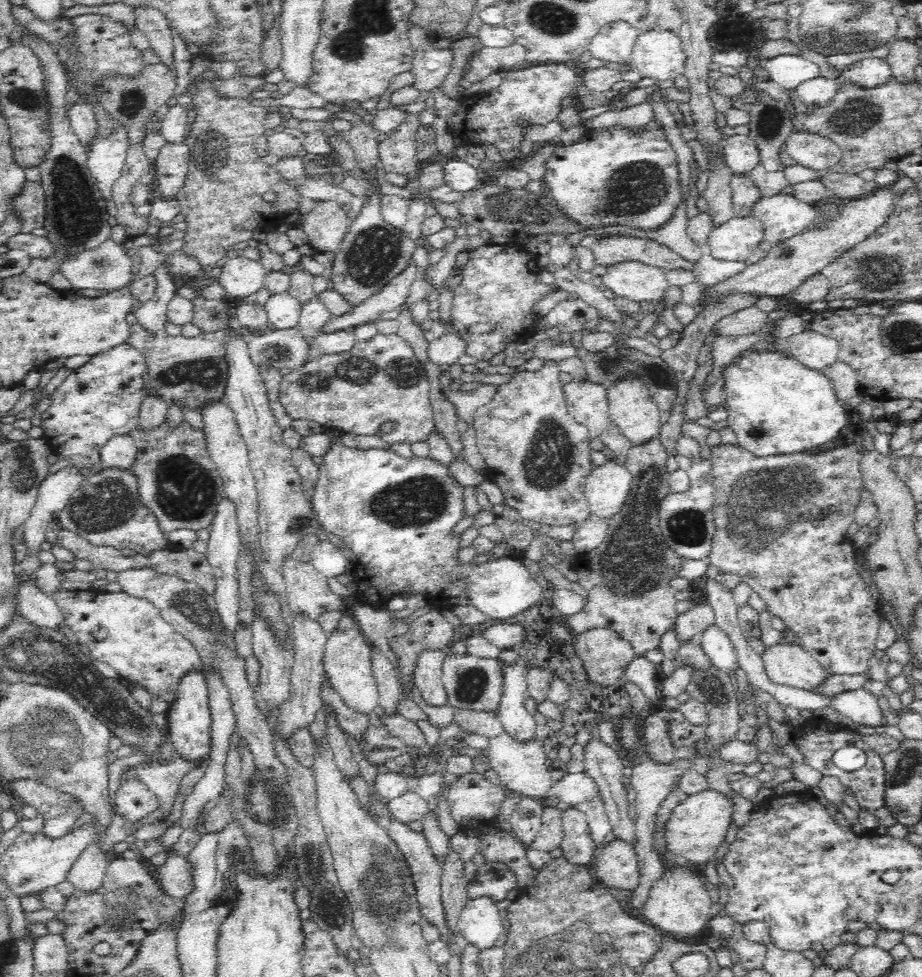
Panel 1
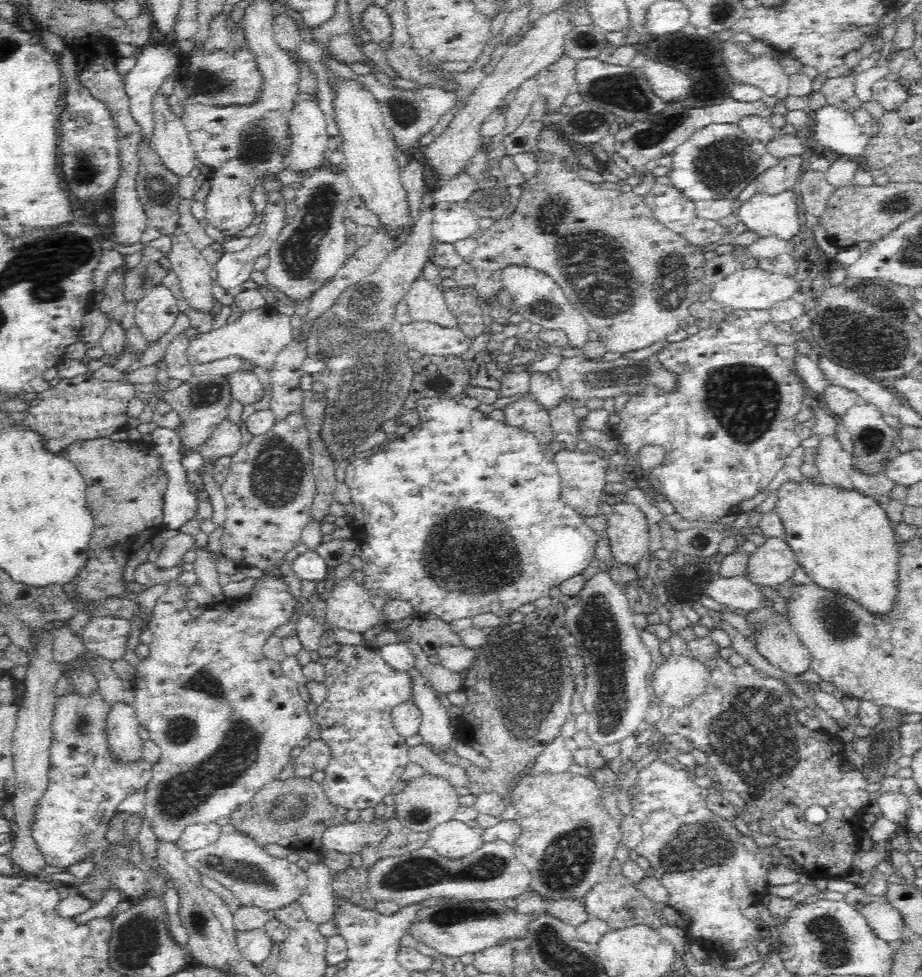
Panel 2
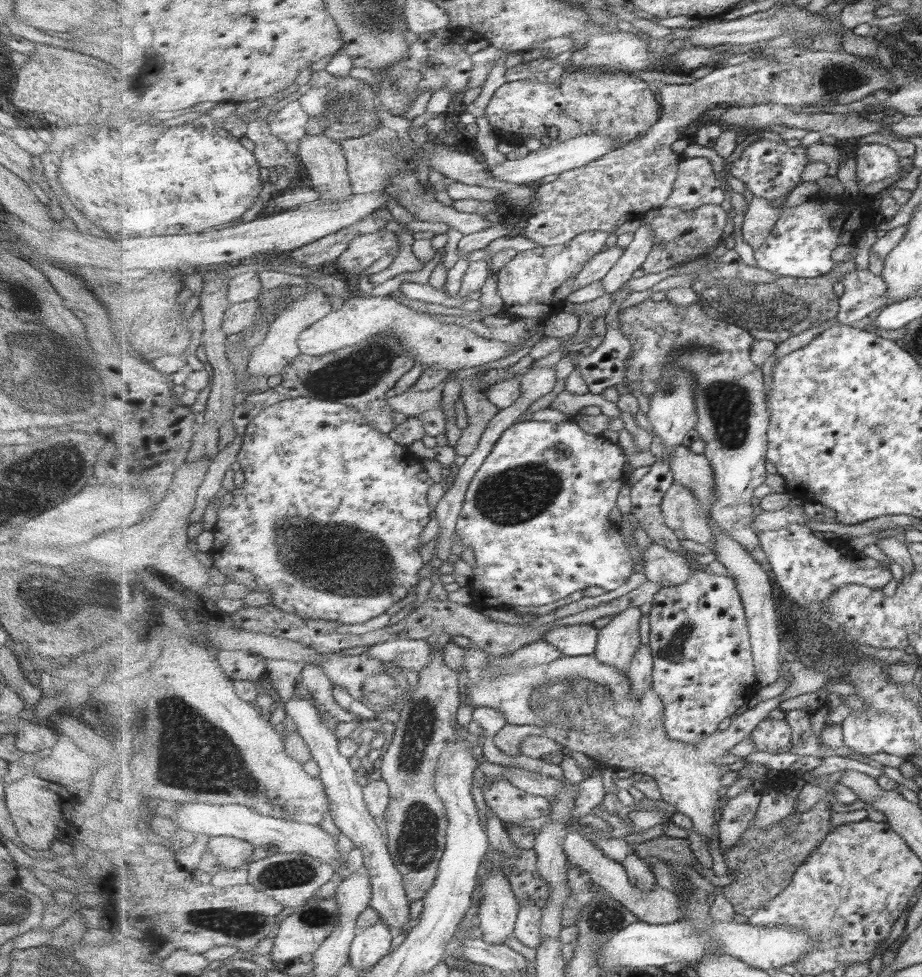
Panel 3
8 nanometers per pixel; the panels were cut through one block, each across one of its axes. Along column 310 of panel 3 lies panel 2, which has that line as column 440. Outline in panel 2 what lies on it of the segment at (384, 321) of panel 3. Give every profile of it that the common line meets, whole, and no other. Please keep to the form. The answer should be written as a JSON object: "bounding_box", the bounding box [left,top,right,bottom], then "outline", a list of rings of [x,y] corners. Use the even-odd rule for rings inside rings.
{"bounding_box":[402,321,472,357],"outline":[[[412,321],[410,324],[402,325],[403,338],[408,350],[416,350],[422,355],[434,356],[458,356],[461,357],[472,344],[470,340],[458,327],[446,329],[434,323]]]}

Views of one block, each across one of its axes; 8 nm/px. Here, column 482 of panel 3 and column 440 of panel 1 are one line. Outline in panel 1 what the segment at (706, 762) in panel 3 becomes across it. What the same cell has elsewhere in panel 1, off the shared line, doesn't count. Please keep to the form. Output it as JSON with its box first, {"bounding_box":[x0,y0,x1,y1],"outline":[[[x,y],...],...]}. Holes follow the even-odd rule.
{"bounding_box":[413,649,448,706],"outline":[[[422,649],[415,660],[413,683],[428,706],[446,706],[448,696],[442,685],[442,666],[447,650]]]}

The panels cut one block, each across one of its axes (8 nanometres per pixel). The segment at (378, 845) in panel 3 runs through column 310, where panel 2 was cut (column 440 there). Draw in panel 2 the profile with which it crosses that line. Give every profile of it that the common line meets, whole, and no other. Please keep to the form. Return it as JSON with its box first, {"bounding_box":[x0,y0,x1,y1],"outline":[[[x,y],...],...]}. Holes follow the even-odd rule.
{"bounding_box":[407,666,453,752],"outline":[[[413,666],[407,670],[410,680],[412,680],[412,696],[410,701],[420,709],[421,725],[419,734],[424,740],[424,744],[430,746],[434,752],[446,750],[453,746],[453,731],[450,729],[449,709],[442,704],[439,696],[432,688],[430,680],[418,670],[418,666]]]}

